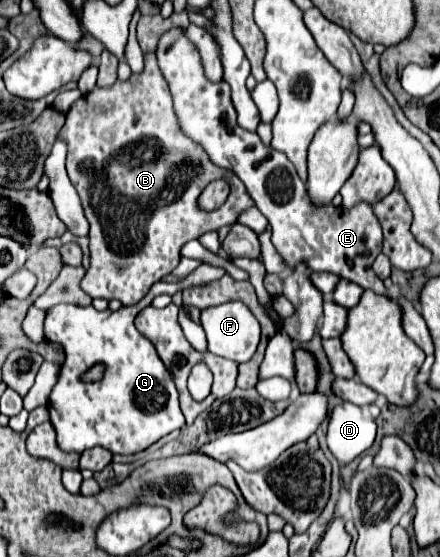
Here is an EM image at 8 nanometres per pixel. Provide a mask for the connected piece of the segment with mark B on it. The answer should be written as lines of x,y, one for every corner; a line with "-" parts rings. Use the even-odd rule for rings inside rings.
155,52
145,56
145,70
141,74
133,74
127,82
117,80
111,88
93,88
89,94
81,96
67,112
67,122
59,134
69,144
67,174
77,188
85,216
91,224
91,266
81,280
81,288
93,298
117,298
123,306
137,304
157,280
175,270
181,262
181,248
185,242
209,230
235,224
243,210
255,206
243,182
233,172
211,164
201,146
181,134
169,86
157,68
-
213,180
225,180
231,186
231,194
221,208
203,212
195,208
195,198

